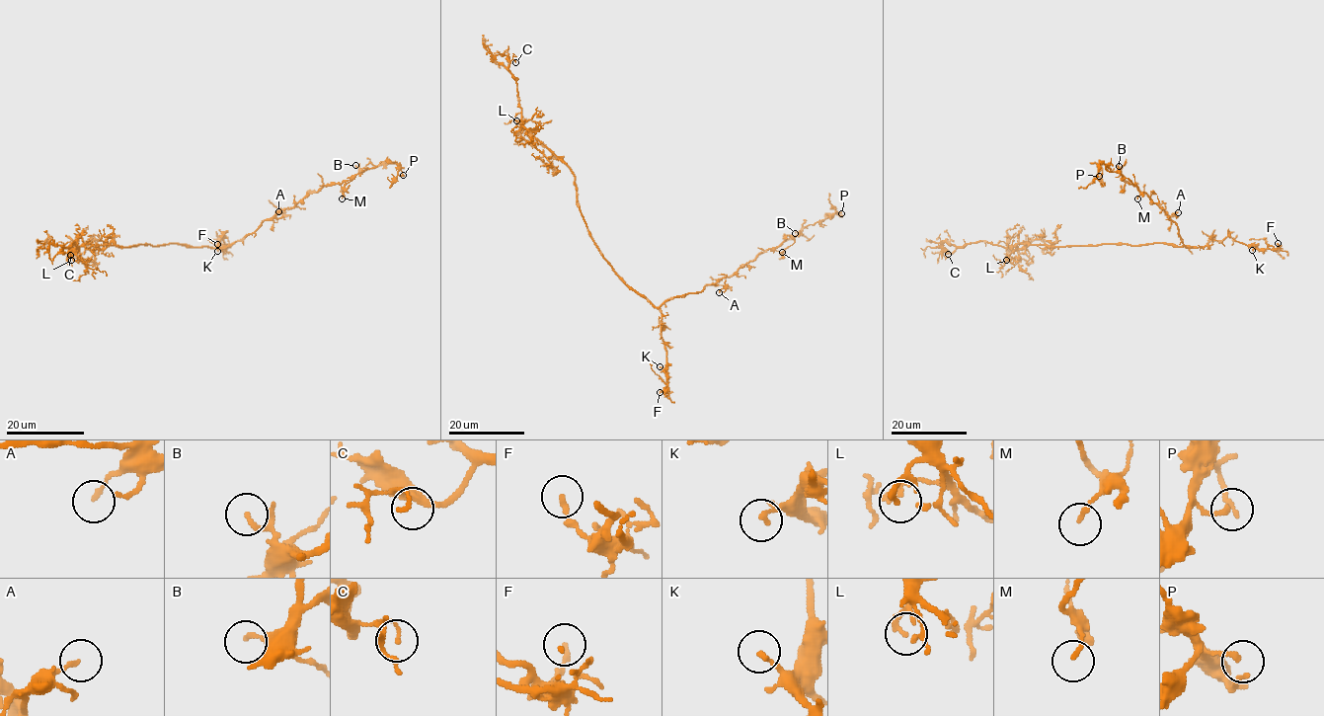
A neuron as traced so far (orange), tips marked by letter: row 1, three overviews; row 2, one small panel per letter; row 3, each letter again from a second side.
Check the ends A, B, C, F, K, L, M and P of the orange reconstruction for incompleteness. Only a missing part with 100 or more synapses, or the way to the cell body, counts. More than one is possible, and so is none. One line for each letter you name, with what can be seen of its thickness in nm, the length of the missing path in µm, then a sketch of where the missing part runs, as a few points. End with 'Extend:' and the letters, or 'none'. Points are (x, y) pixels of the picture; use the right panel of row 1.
Extend: none

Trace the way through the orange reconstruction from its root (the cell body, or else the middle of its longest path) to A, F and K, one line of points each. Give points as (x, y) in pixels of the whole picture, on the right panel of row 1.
A: (1168, 244), (1193, 247), (1183, 243), (1177, 225), (1170, 219), (1178, 212)
F: (1168, 244), (1205, 247), (1211, 240), (1223, 240), (1227, 236), (1259, 249), (1275, 249), (1278, 243)
K: (1168, 244), (1205, 247), (1211, 240), (1231, 236), (1253, 245), (1252, 250)

